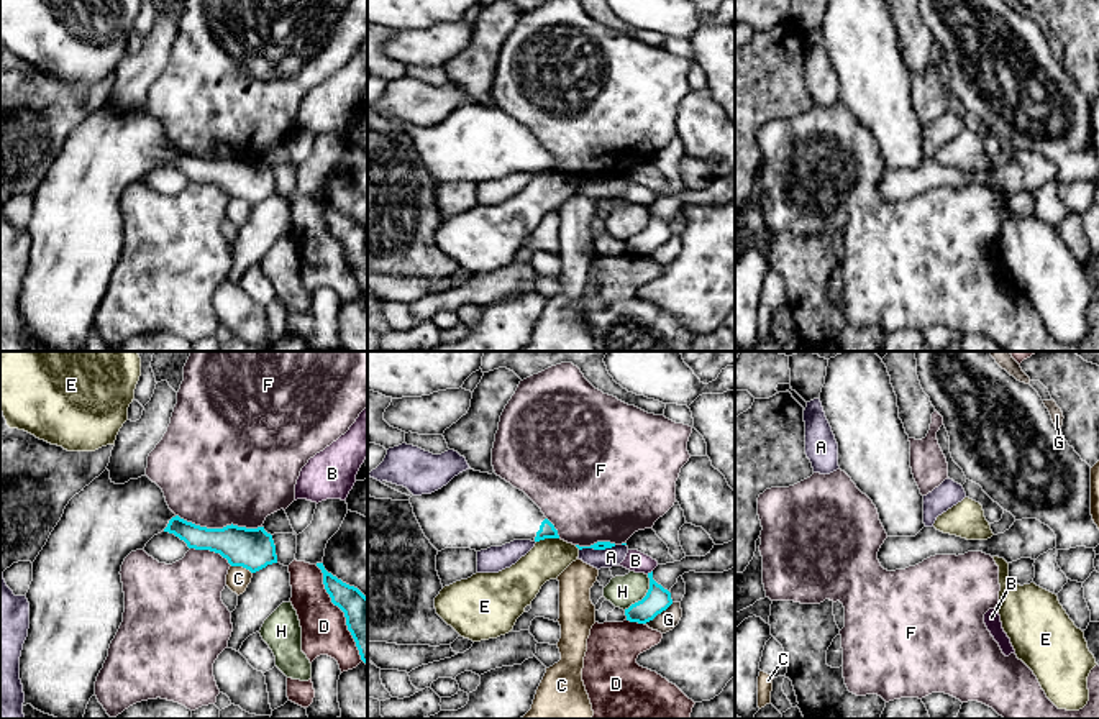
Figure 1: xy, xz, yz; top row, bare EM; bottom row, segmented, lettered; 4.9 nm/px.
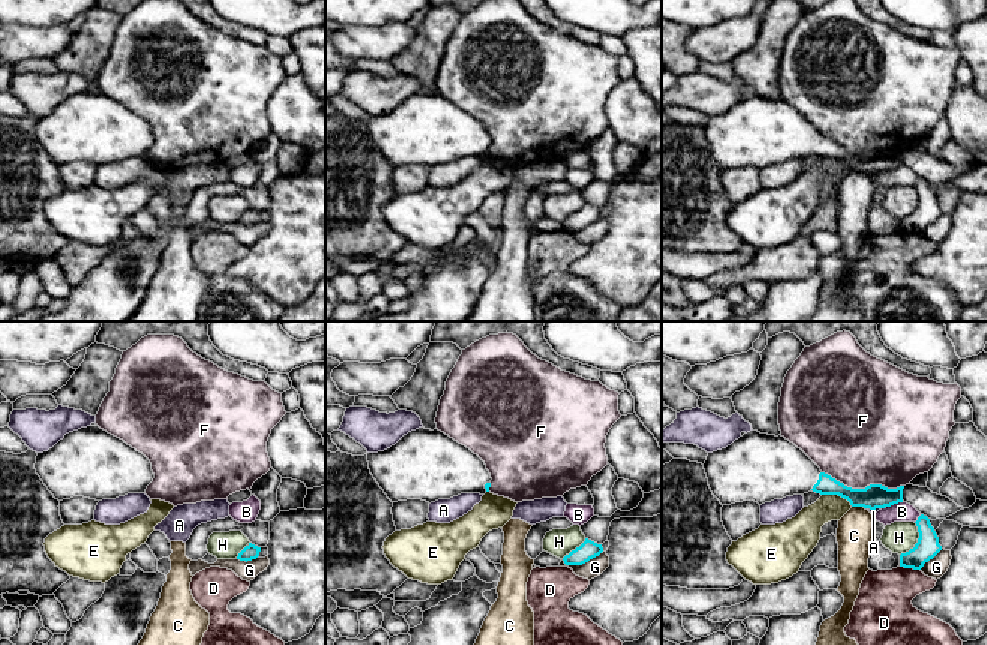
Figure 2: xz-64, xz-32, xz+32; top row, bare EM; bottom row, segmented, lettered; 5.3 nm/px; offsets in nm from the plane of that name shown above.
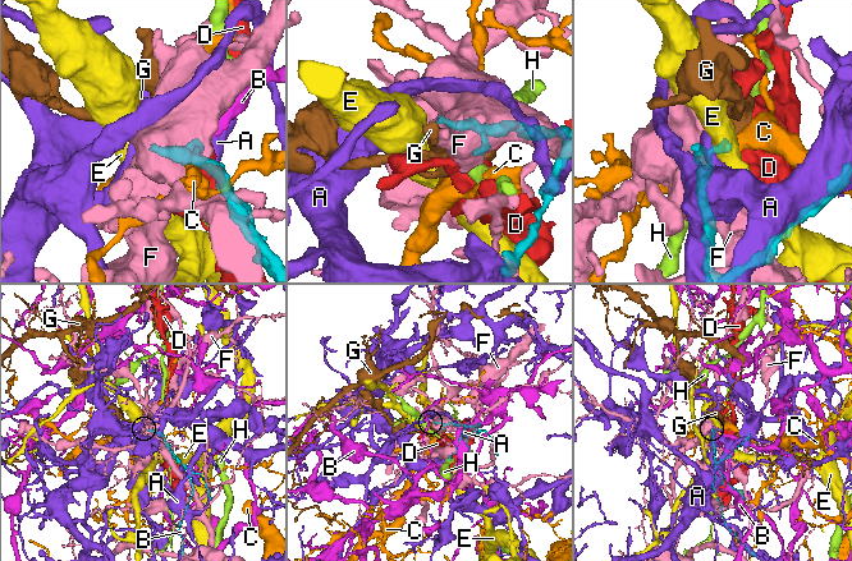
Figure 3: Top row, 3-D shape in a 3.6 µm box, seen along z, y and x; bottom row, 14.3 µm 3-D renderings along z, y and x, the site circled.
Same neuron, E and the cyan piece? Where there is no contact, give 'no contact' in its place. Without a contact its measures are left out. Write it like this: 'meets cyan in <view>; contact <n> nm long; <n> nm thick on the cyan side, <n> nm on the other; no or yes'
meets cyan in xz; contact 110 nm long; 80 nm thick on the cyan side, 190 nm on the other; no

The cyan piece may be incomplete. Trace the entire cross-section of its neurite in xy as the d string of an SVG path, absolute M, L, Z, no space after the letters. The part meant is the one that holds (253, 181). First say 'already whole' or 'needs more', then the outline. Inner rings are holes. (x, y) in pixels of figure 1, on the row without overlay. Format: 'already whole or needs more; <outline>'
needs more; M105 102L69 133L33 194L33 213L26 225L30 261L20 289L23 338L31 337L56 351L84 351L110 276L123 254L121 197L131 184L144 182L146 176L161 164L174 166L189 181L220 185L231 199L243 199L251 205L277 195L272 167L264 159L195 158L169 141L162 121L146 107L115 117L110 103Z

